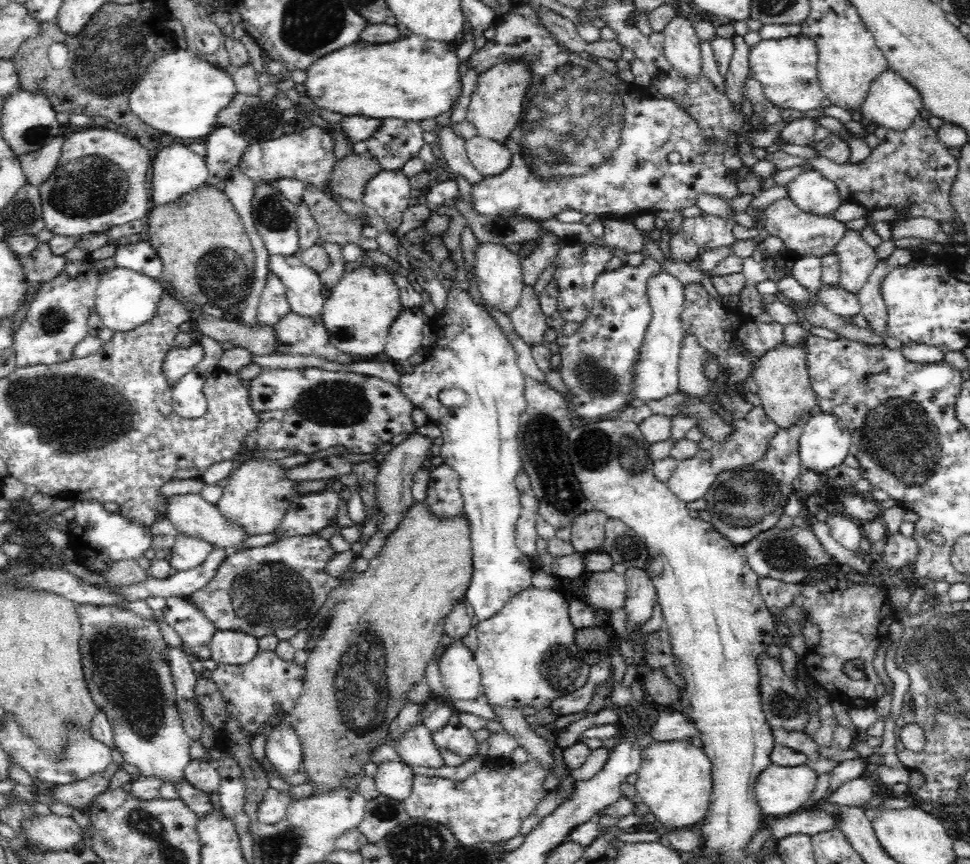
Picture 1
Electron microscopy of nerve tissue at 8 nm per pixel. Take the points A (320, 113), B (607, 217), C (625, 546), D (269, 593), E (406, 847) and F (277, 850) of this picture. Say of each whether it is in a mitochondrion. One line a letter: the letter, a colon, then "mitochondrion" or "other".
A: other
B: other
C: mitochondrion
D: mitochondrion
E: mitochondrion
F: mitochondrion

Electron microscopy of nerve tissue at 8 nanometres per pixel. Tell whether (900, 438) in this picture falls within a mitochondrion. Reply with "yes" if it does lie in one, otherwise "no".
yes

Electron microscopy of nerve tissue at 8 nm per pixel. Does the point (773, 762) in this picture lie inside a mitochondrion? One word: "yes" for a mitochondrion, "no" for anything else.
no

